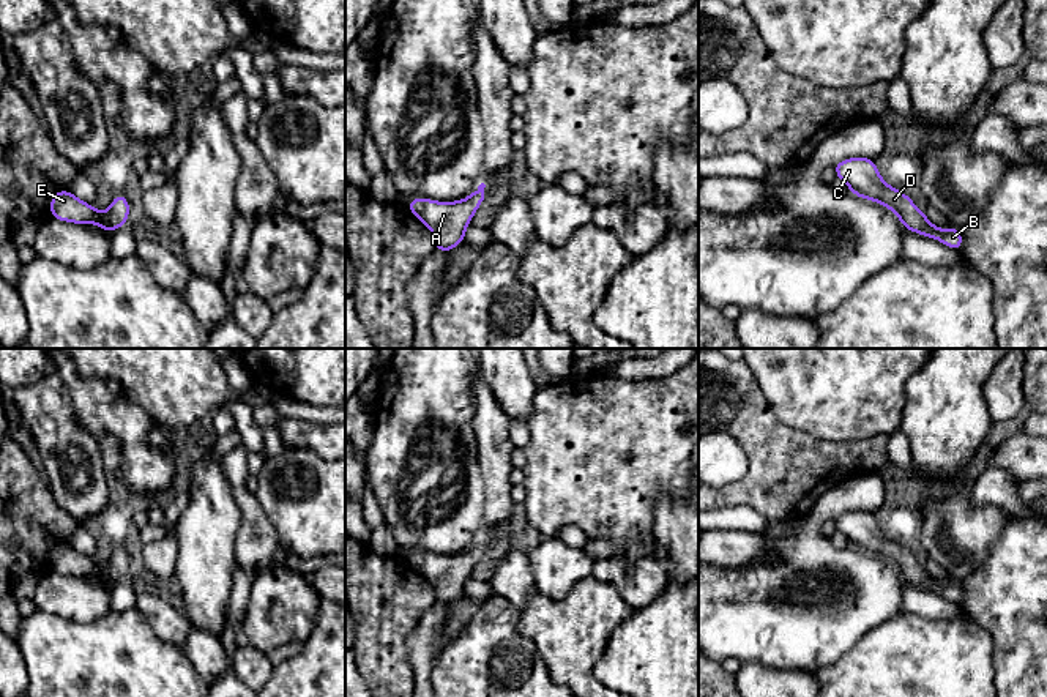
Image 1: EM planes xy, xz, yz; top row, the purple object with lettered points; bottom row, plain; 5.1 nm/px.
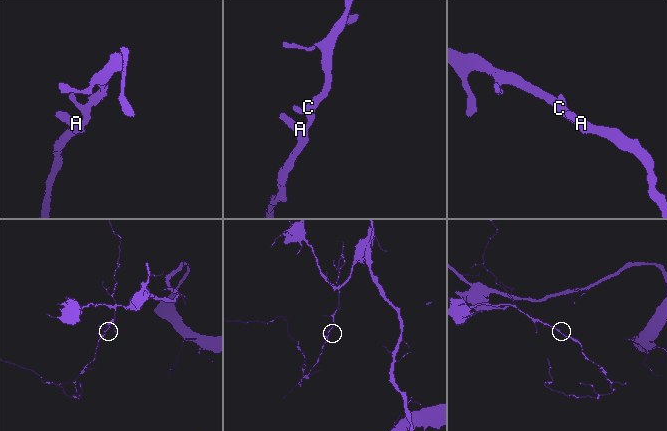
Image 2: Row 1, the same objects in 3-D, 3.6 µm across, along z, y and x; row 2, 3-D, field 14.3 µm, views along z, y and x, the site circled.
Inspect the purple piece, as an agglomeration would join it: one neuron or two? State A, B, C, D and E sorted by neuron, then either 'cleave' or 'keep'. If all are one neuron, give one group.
A B C D E; keep

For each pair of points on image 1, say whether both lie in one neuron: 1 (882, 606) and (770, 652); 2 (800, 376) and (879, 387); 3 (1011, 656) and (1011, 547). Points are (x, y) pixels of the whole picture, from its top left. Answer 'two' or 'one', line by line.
1: one
2: one
3: one

